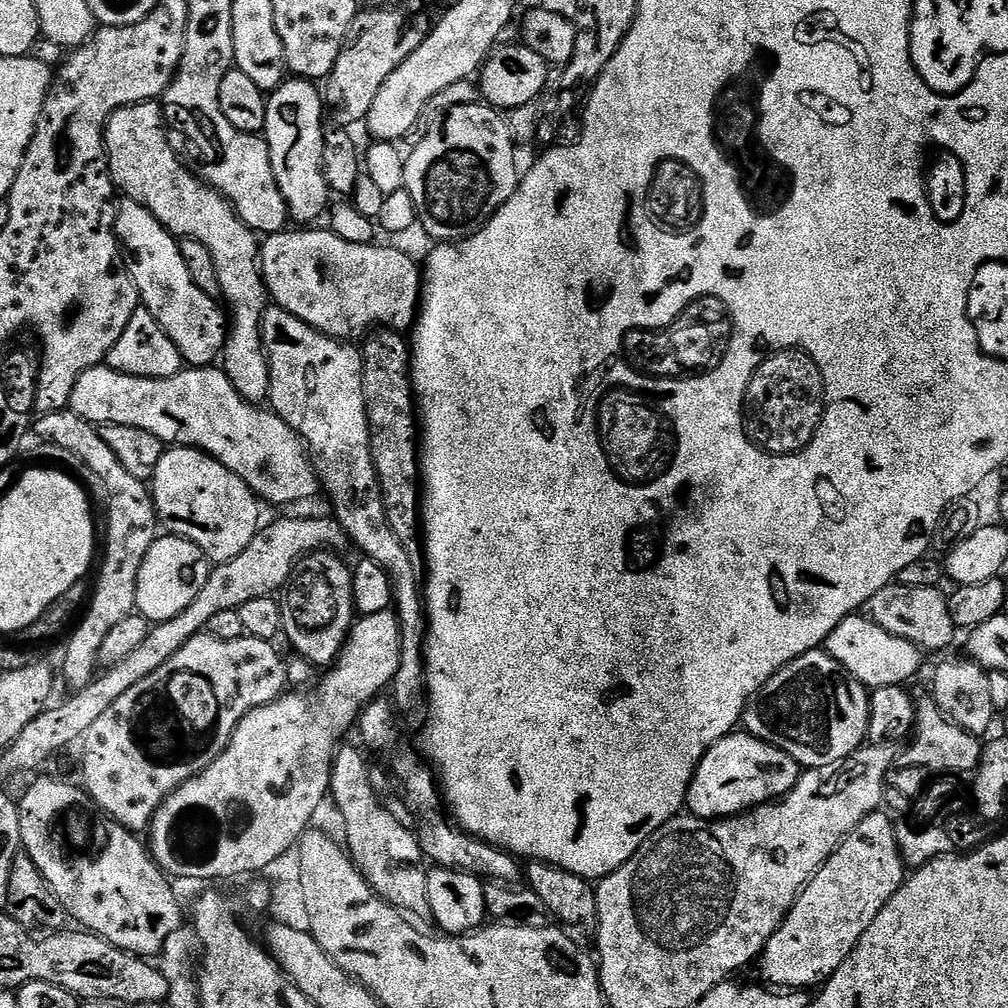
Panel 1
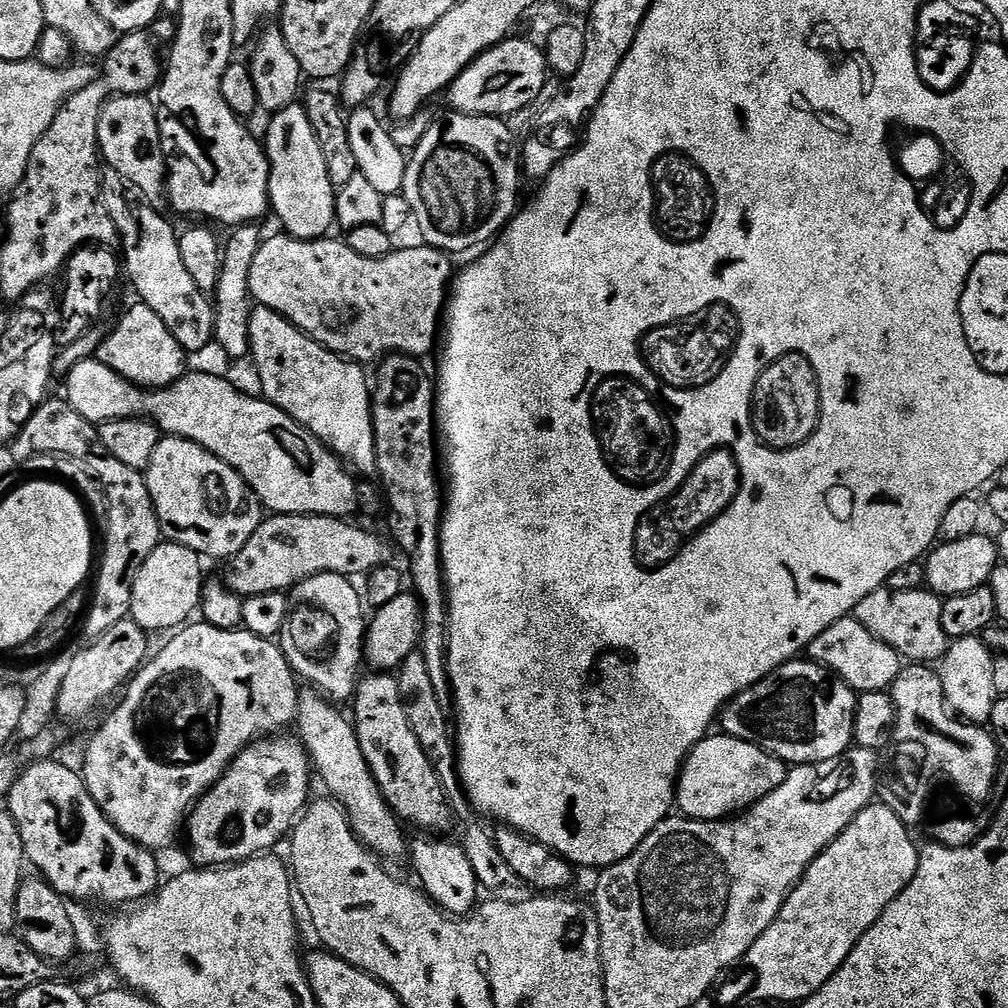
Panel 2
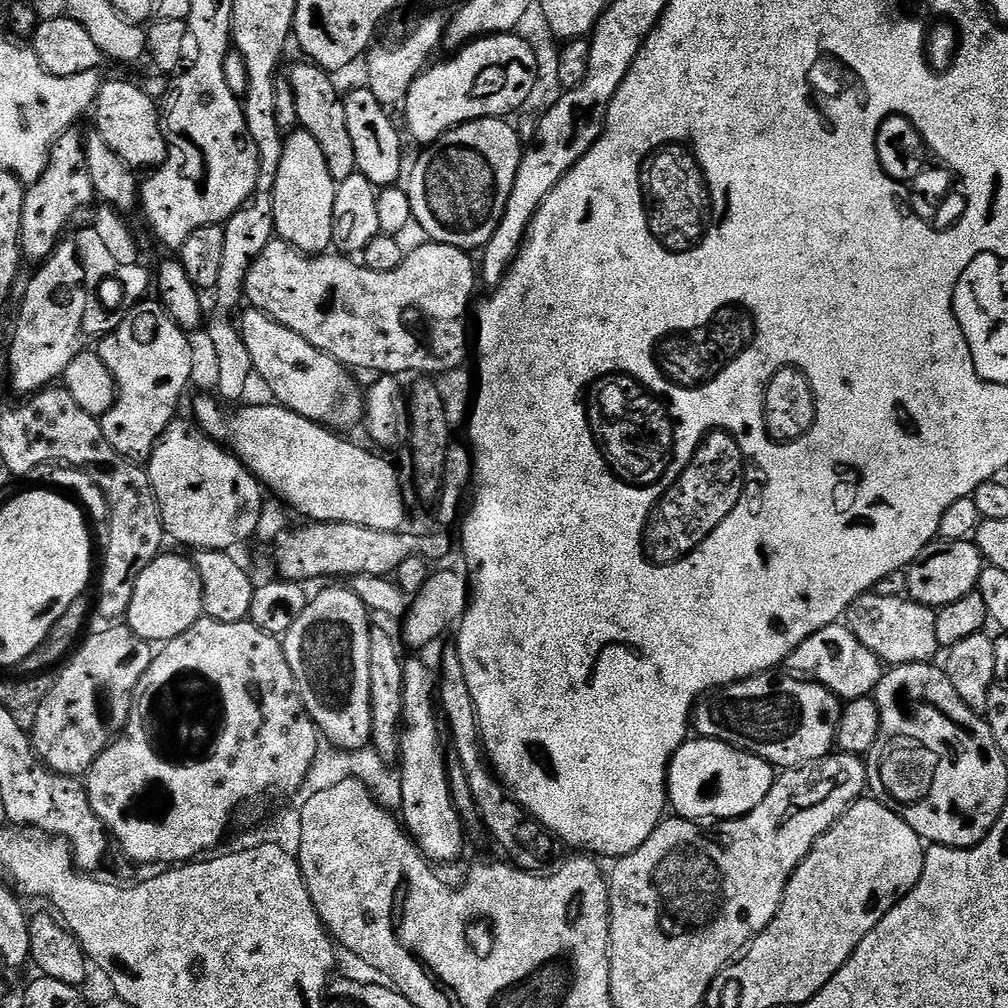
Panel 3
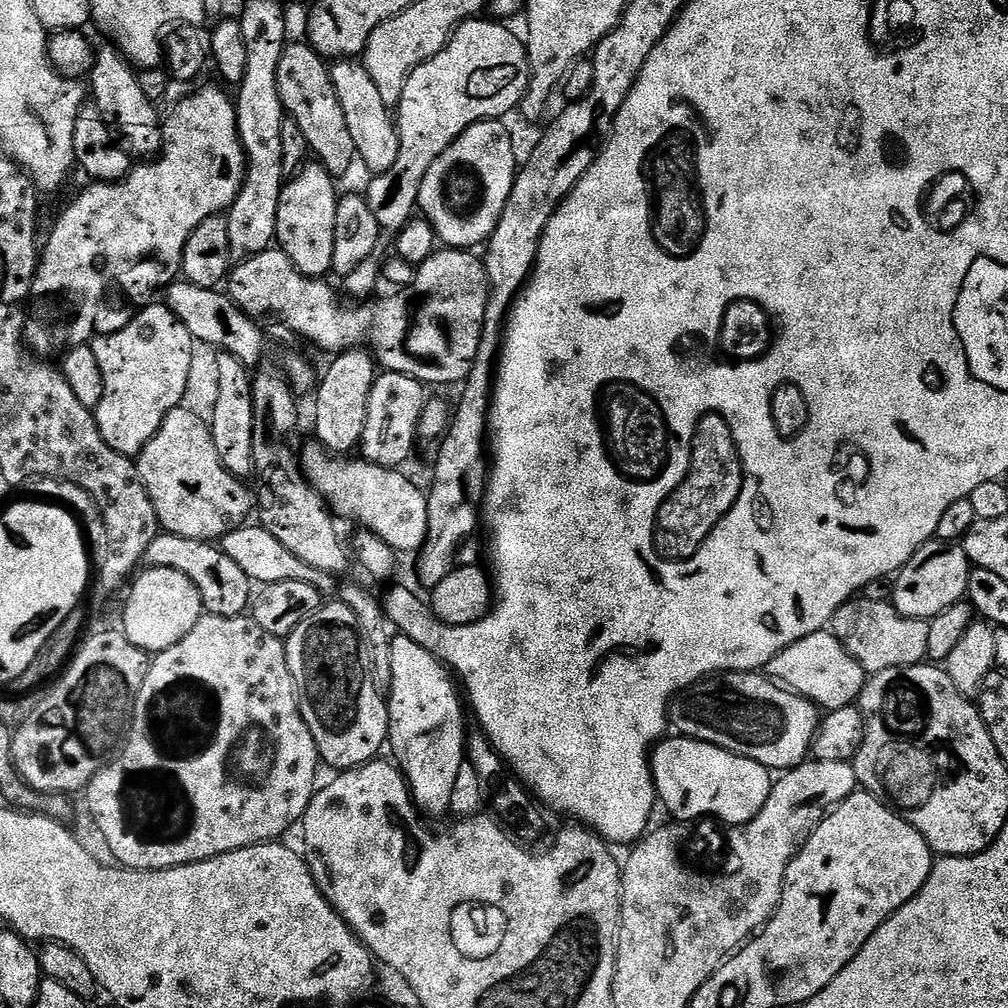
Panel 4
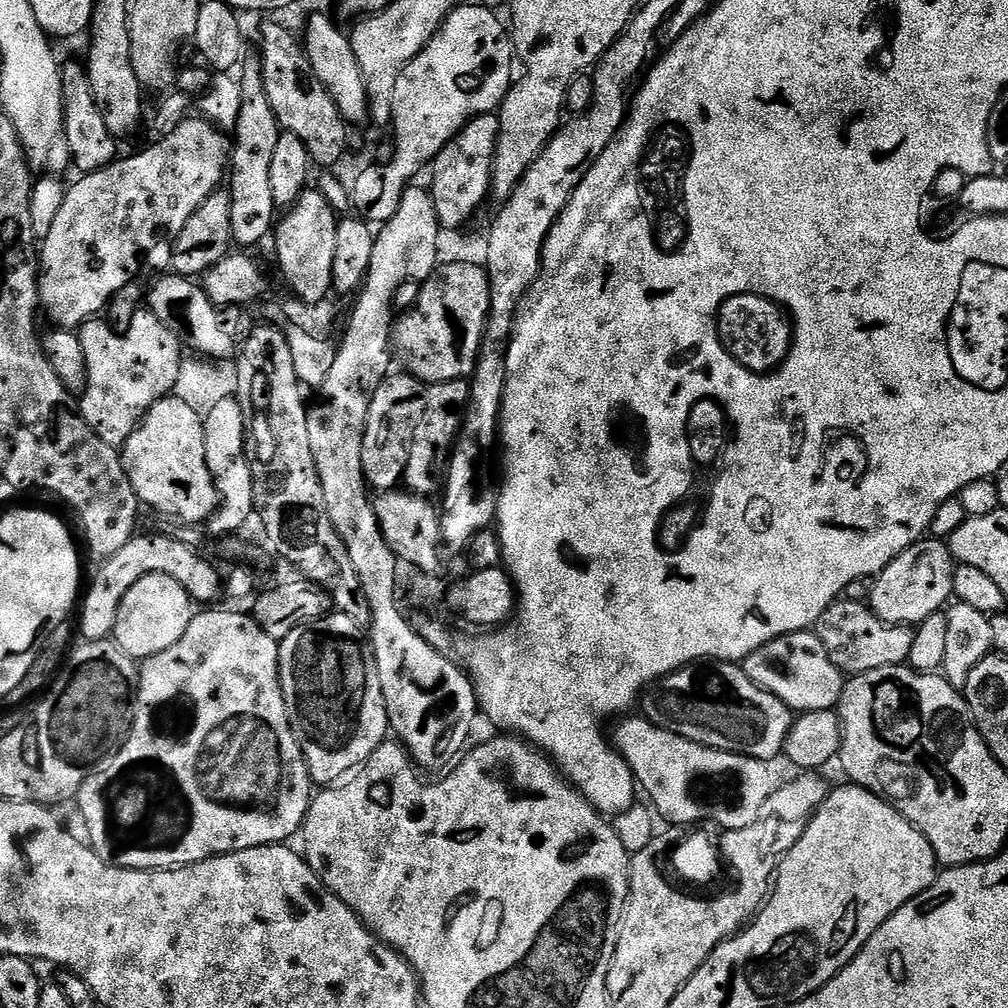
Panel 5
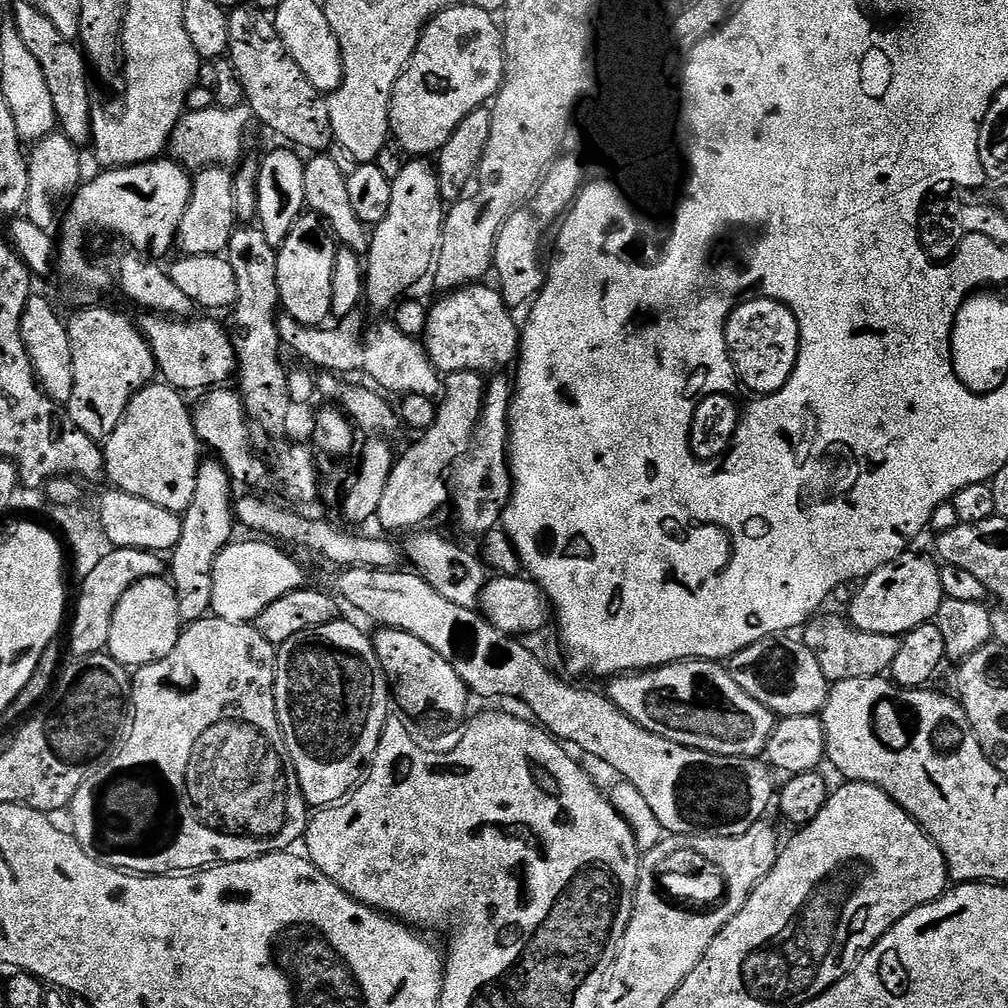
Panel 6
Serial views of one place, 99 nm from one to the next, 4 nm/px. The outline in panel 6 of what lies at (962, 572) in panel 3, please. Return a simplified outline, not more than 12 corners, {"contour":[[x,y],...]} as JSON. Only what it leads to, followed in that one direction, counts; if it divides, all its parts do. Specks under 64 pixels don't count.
{"contour":[[909,550],[863,577],[847,619],[899,637],[935,621],[937,561]]}

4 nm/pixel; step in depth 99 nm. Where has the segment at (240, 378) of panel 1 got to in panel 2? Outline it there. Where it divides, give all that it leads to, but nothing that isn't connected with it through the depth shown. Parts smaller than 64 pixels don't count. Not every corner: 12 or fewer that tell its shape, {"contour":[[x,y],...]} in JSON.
{"contour":[[147,95],[114,96],[103,163],[144,196],[166,192],[160,120]]}

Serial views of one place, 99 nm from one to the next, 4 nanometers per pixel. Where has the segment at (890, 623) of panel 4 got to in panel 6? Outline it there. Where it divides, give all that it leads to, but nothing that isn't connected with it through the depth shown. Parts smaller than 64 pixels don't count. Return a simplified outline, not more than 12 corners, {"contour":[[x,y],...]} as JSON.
{"contour":[[817,614],[802,639],[828,681],[883,676],[901,637]]}

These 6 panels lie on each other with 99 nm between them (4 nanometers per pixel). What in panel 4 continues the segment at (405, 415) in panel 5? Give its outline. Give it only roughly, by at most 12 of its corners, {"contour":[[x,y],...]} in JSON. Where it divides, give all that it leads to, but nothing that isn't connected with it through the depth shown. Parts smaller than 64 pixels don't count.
{"contour":[[381,371],[359,451],[403,469],[418,445],[425,385]]}

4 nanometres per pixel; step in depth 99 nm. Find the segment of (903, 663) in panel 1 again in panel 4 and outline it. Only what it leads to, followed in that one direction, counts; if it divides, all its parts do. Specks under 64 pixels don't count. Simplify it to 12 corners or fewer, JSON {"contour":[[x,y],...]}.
{"contour":[[831,631],[774,654],[767,675],[824,710],[860,699],[864,667]]}

